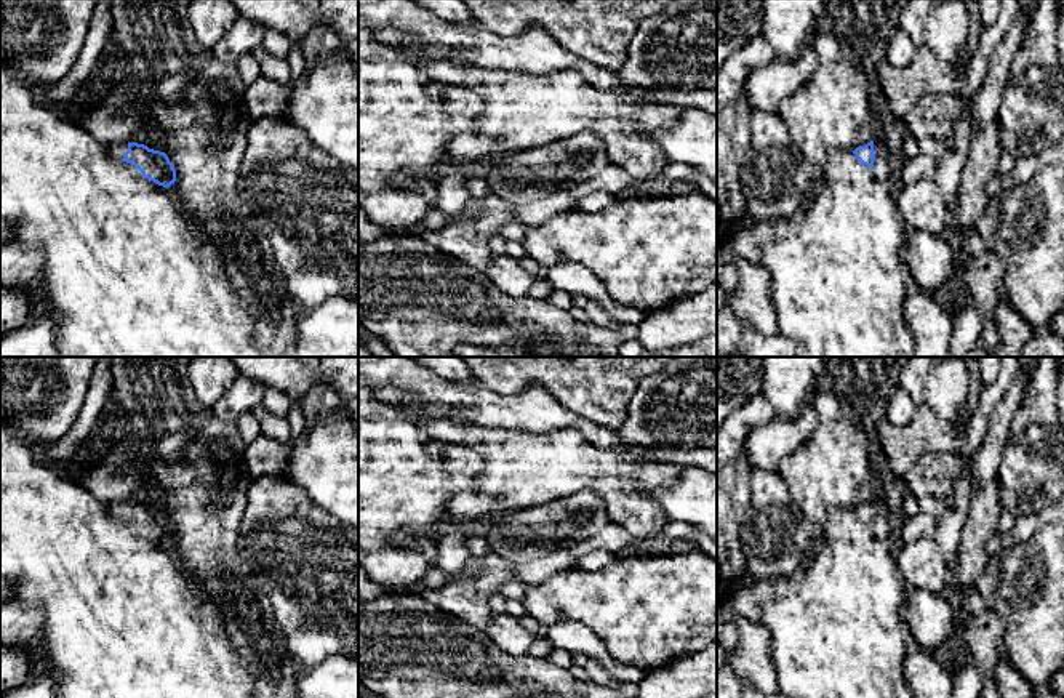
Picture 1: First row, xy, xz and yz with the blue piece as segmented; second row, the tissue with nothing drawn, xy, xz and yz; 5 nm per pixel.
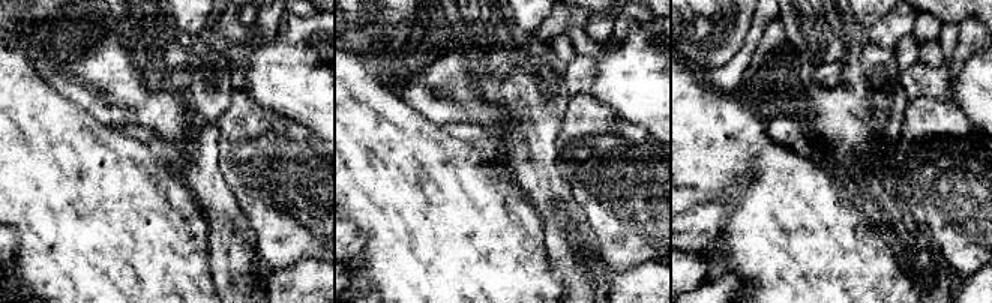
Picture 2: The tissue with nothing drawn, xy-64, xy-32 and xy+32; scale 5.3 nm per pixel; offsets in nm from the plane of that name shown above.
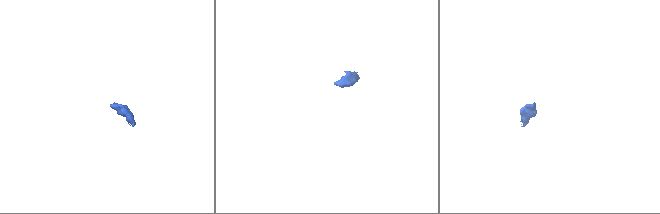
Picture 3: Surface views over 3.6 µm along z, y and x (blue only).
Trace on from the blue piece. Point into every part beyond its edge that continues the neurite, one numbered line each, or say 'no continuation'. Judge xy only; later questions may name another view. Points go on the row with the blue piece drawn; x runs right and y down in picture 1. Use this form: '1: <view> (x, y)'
1: xy (117, 151)

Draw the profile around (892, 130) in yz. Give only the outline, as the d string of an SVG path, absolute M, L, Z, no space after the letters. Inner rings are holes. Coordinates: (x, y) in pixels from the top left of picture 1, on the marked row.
M890 104L880 112L875 112L877 130L874 134L874 142L880 144L888 158L890 173L883 178L890 186L891 195L896 199L904 187L899 170L904 166L907 157L902 150L904 139L910 136L910 131L902 117L898 117Z

